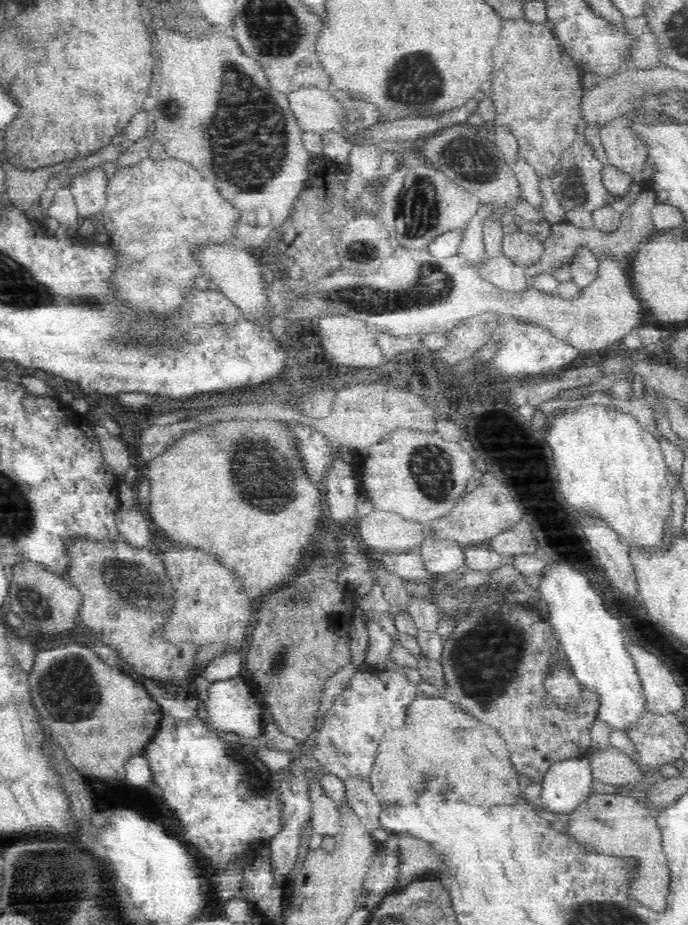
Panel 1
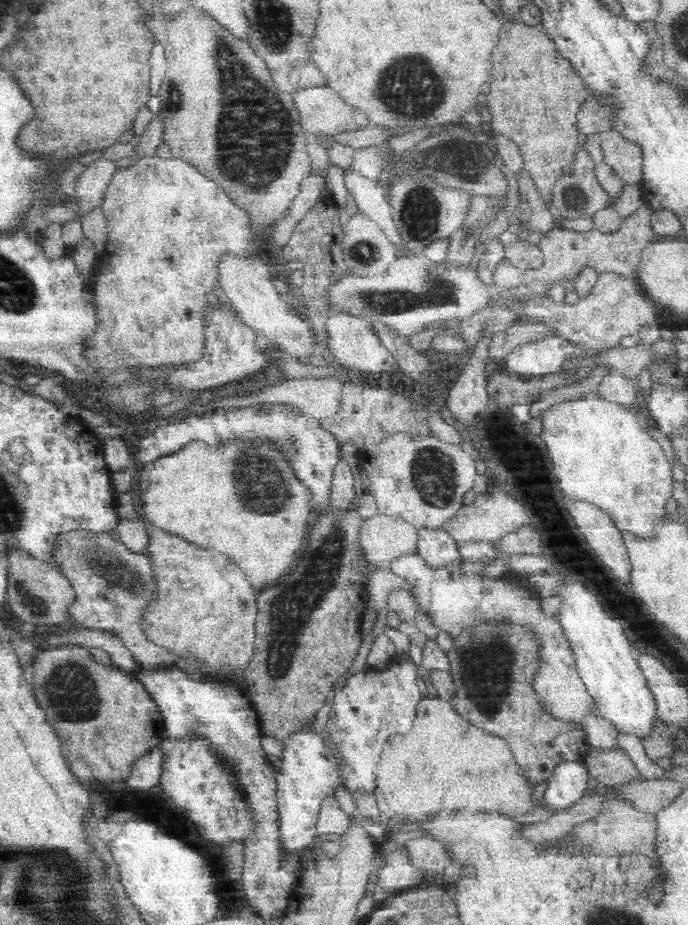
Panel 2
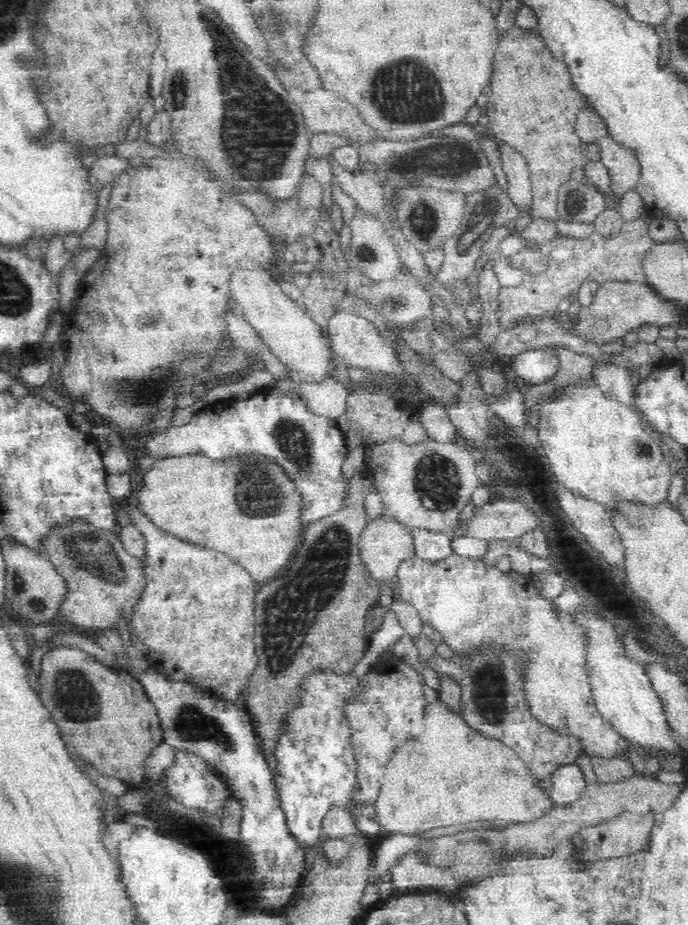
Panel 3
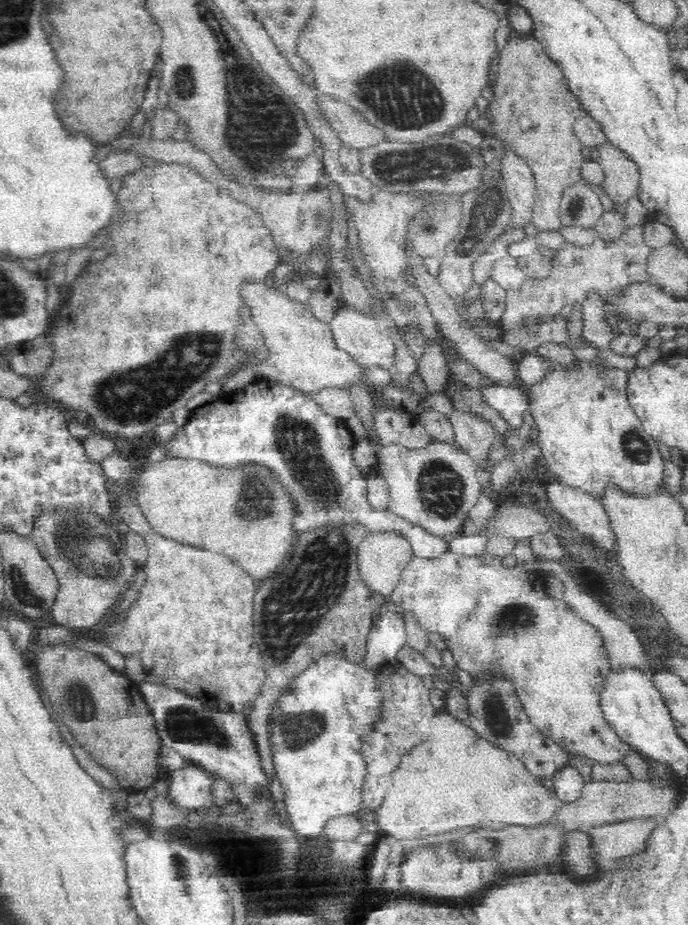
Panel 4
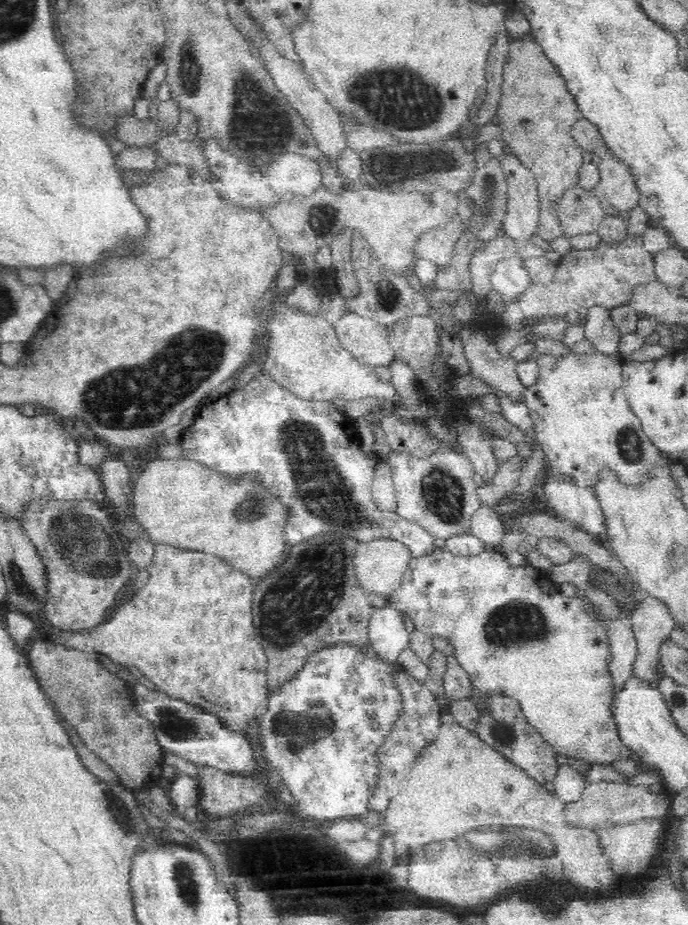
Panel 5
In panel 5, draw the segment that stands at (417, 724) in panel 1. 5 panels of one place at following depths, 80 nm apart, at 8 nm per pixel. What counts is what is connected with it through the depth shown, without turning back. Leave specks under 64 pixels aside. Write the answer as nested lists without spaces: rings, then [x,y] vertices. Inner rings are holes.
[[[447,708],[442,709],[442,713],[440,715],[440,726],[438,726],[438,734],[436,734],[436,738],[434,738],[434,742],[432,744],[428,744],[418,756],[416,756],[416,760],[408,766],[410,768],[410,772],[405,776],[405,779],[402,779],[399,782],[398,792],[395,795],[392,795],[392,798],[387,802],[387,807],[385,811],[381,814],[381,829],[389,835],[394,841],[394,849],[396,849],[396,858],[398,858],[398,863],[396,864],[396,868],[402,867],[411,852],[414,849],[417,849],[419,846],[428,844],[429,842],[436,842],[436,840],[446,840],[452,838],[458,838],[458,836],[465,836],[467,832],[470,831],[478,831],[479,829],[488,829],[491,824],[500,824],[503,827],[522,827],[522,828],[530,828],[532,830],[542,830],[547,834],[550,834],[554,838],[554,843],[556,843],[556,856],[557,860],[562,863],[563,866],[563,876],[562,878],[568,881],[568,884],[576,885],[576,888],[586,889],[586,891],[595,891],[600,887],[607,887],[613,883],[613,880],[616,880],[616,872],[613,870],[613,864],[609,858],[606,858],[603,855],[601,846],[599,845],[599,840],[597,840],[598,836],[596,832],[589,830],[588,828],[577,828],[577,826],[573,827],[568,823],[563,813],[564,807],[566,803],[563,800],[560,800],[555,794],[551,793],[546,789],[543,784],[538,783],[538,781],[534,780],[524,769],[522,769],[518,764],[513,764],[506,756],[501,754],[498,749],[492,747],[488,743],[484,742],[476,732],[461,726],[452,715],[449,714]]]

